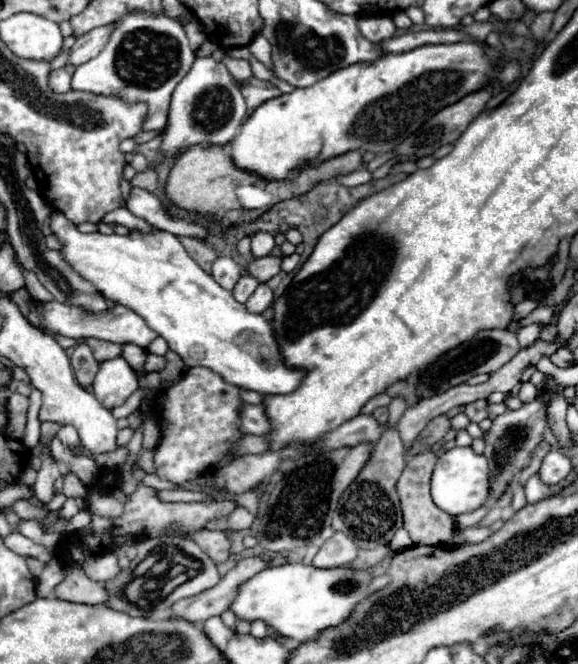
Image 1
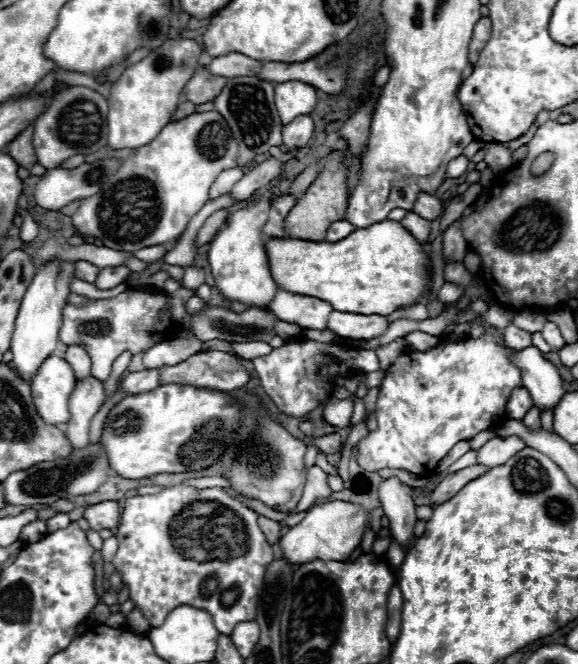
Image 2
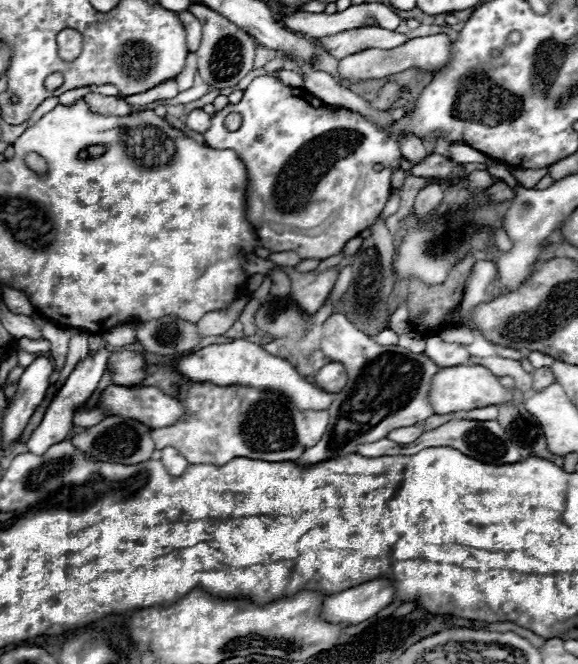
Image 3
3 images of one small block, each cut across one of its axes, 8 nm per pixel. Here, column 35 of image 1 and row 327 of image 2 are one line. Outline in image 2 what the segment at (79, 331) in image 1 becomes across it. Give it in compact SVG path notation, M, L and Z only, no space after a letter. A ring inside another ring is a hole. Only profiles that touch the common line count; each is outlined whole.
M280 288L274 300L268 304L268 310L282 322L290 322L300 328L324 330L328 314L332 312L332 306L314 296L290 294Z

